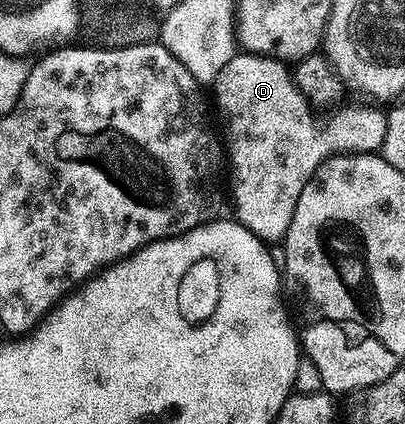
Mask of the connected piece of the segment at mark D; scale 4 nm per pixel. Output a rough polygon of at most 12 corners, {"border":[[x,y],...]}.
{"border":[[235,53],[212,84],[237,222],[274,245],[331,155],[374,153],[387,112],[326,131],[291,68]]}

